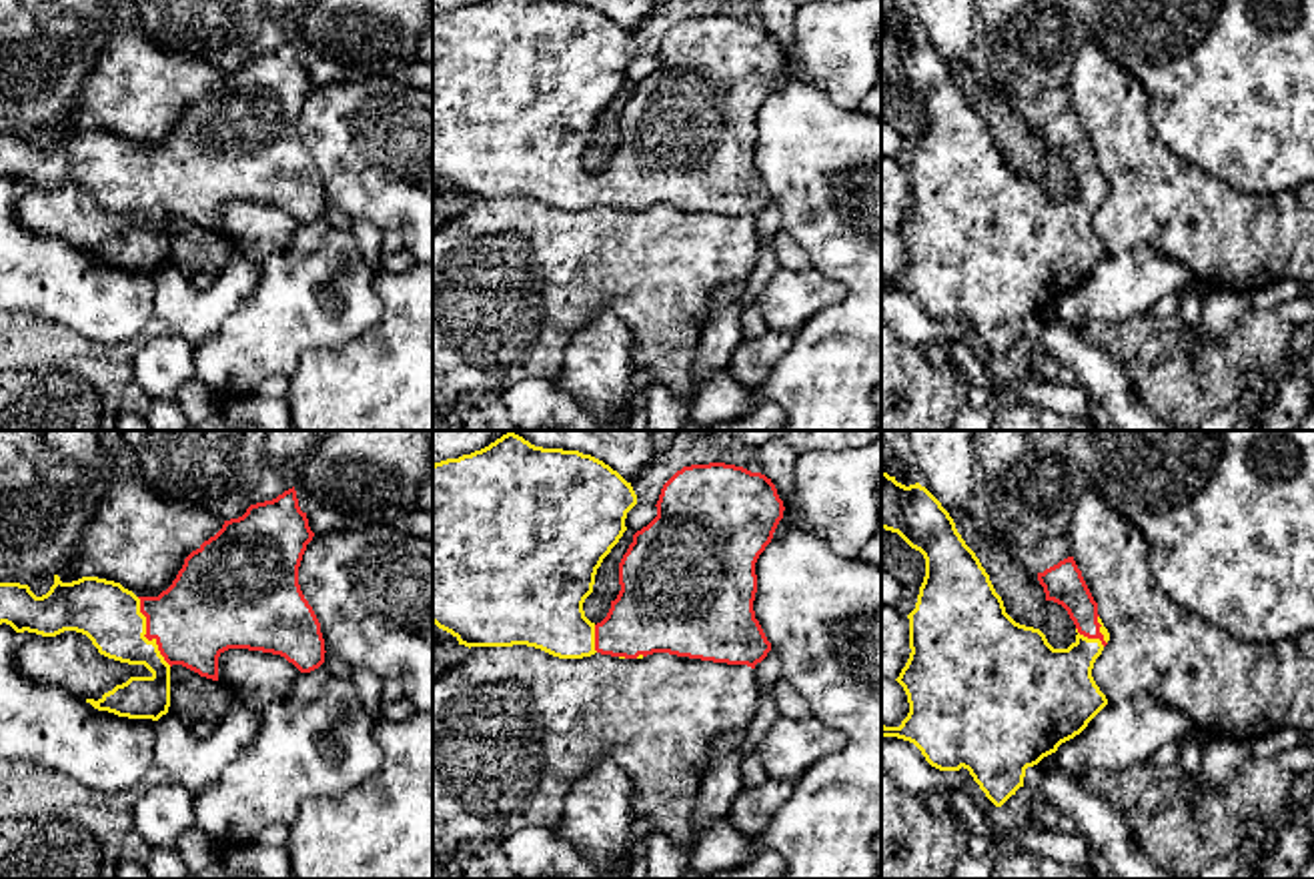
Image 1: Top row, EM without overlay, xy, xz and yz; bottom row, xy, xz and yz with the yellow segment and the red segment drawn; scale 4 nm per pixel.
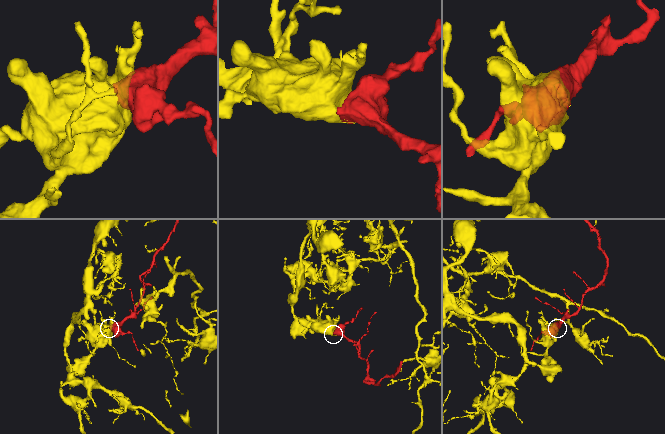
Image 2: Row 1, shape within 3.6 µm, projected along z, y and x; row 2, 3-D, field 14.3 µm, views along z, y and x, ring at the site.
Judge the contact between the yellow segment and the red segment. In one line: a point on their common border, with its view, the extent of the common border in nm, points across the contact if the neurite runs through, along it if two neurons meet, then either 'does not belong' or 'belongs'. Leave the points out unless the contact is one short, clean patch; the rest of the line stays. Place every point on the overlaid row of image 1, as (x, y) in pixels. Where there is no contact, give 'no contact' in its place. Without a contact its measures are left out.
xy (145, 633) | 320 nm | belongs

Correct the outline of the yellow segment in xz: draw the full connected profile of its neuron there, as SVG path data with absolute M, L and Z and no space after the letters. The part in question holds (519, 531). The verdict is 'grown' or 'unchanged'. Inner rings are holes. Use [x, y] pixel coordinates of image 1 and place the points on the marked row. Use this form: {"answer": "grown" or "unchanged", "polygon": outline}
{"answer": "grown", "polygon": "M509 430L489 447L463 455L459 459L447 459L433 465L433 623L451 633L459 645L465 647L513 647L527 645L541 649L559 659L583 659L595 653L611 655L619 659L643 659L653 653L669 653L677 657L727 663L727 665L747 665L755 669L767 653L771 643L767 641L759 621L755 619L753 601L757 593L757 575L755 563L765 547L771 543L773 533L783 519L783 501L777 495L775 485L761 473L751 473L743 467L709 463L709 465L691 465L677 471L661 489L657 501L657 517L633 535L633 543L619 563L619 585L621 591L611 609L601 623L591 623L585 617L583 603L593 593L595 575L603 559L619 543L627 531L625 519L627 513L637 505L637 495L617 471L613 471L603 461L583 455L579 451L563 449L543 449L535 447L523 436Z"}

